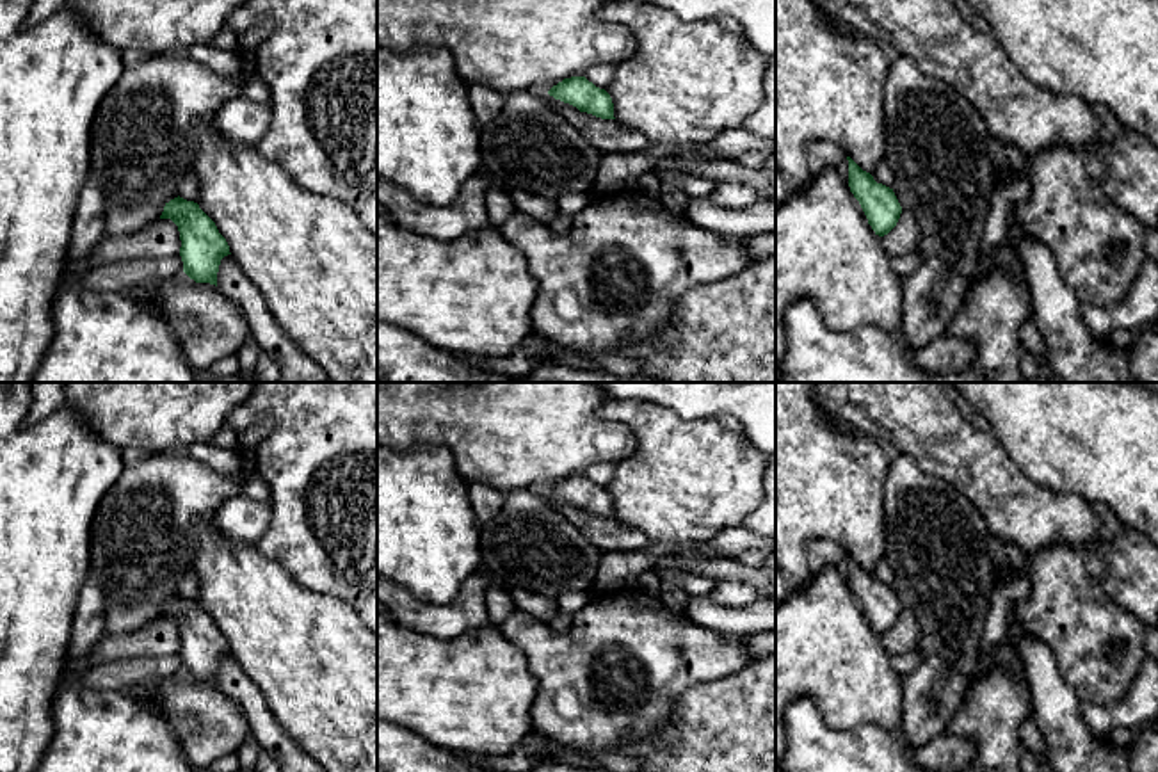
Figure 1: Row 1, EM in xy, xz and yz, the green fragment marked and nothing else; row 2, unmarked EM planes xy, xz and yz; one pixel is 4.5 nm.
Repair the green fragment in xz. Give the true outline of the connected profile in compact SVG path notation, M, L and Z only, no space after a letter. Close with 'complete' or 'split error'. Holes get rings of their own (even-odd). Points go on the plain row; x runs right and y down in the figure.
M585 475L564 477L553 484L548 493L576 505L580 511L587 511L601 518L615 518L610 493L605 487L596 486Z; complete

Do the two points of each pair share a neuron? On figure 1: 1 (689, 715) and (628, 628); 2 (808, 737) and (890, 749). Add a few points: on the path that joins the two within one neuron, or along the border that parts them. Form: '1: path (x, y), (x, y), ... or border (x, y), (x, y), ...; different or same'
1: border (715, 680), (691, 685), (653, 733); different
2: path (828, 749), (870, 749); same

